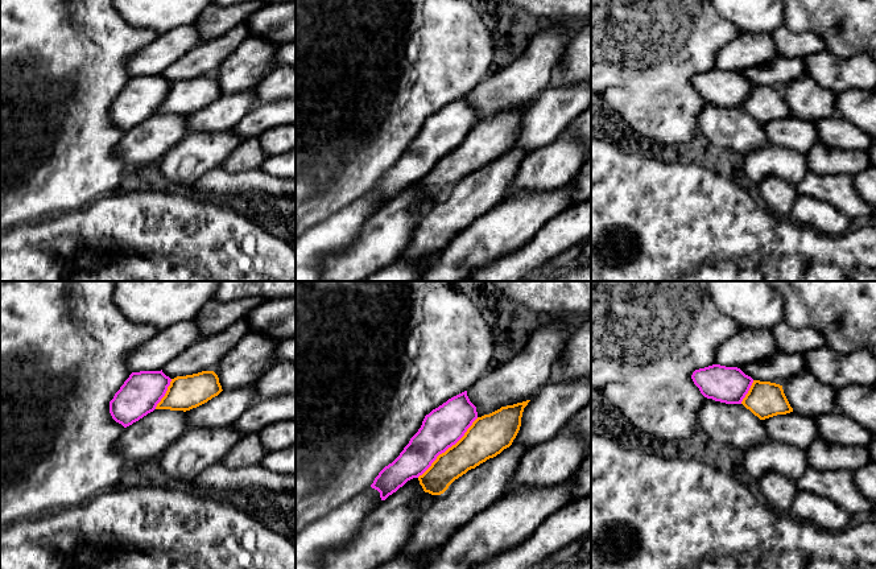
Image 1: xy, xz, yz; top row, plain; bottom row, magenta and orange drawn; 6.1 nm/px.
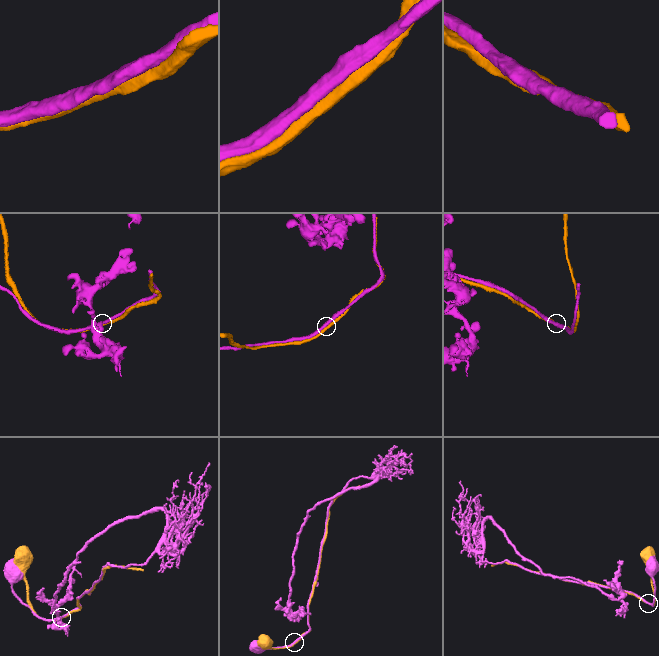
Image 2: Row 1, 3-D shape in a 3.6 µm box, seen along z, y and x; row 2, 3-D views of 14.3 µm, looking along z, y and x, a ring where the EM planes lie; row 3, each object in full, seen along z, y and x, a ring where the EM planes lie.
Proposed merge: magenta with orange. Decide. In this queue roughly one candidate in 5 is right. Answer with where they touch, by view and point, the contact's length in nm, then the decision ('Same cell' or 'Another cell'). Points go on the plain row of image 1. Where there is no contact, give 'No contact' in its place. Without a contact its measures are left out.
Touches magenta at xz (447, 152). Shared border 500 nm. Another cell

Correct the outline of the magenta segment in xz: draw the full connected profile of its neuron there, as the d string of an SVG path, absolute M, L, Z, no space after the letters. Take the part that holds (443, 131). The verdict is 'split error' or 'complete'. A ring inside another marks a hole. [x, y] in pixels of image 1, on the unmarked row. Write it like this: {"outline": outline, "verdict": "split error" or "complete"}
{"outline": "M467 95L449 103L425 120L418 136L400 160L379 177L371 191L385 205L408 185L422 180L439 158L464 140L476 123L476 111Z", "verdict": "complete"}

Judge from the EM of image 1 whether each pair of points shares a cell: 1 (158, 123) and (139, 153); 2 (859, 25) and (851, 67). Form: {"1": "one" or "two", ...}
{"1": "one", "2": "two"}

